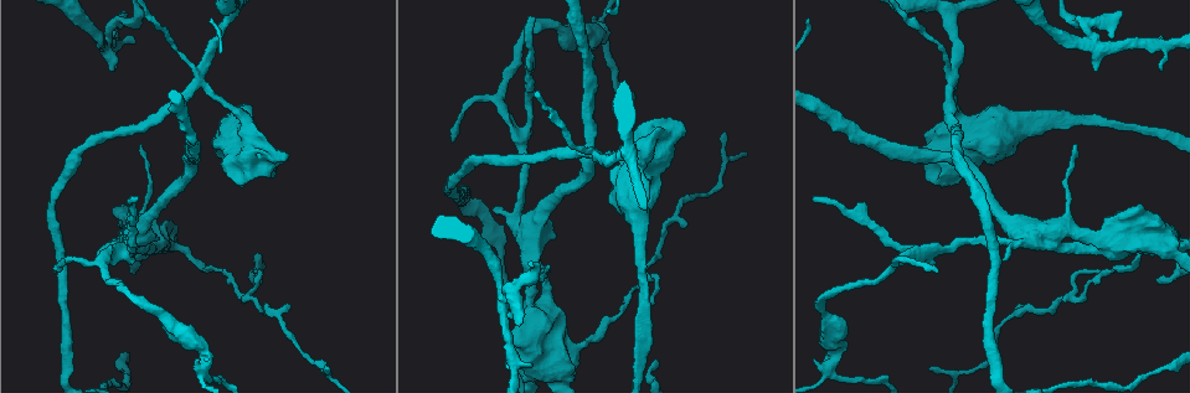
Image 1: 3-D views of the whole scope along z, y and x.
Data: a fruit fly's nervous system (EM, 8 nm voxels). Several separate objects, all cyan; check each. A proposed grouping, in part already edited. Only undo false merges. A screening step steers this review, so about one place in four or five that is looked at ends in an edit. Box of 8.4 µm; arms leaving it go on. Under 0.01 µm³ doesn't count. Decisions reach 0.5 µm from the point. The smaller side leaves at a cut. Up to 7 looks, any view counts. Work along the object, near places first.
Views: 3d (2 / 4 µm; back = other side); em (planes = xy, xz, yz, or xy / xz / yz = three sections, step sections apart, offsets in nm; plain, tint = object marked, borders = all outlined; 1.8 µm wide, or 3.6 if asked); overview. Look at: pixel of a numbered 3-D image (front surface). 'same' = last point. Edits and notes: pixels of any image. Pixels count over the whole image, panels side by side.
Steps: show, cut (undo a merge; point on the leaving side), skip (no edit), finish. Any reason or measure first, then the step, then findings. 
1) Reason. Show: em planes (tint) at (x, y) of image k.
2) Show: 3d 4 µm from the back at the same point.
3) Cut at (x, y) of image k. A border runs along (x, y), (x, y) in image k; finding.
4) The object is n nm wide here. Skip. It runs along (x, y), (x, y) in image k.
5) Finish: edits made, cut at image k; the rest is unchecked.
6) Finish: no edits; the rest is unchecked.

Three arms meet. Show: em planes (plain) at (125, 251) of image 1.

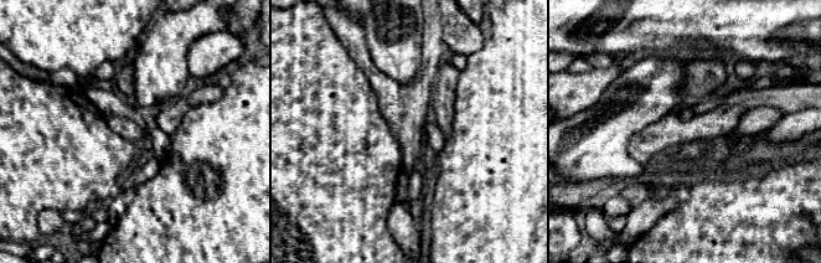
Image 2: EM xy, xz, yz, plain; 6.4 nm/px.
Where the object lies. Show: em planes (tint) at the same point.

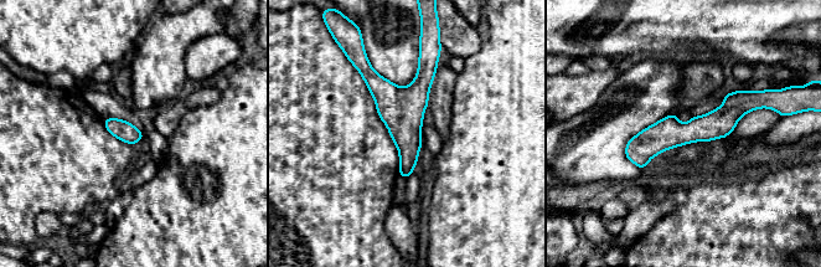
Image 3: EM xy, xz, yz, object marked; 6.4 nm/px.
Skip. It runs along (748, 96), (716, 124), (628, 153) in image 3; continuous, no second neuron.

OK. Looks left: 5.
Abrupt turn. Show: em planes (tint) at (830, 373) of image 1.

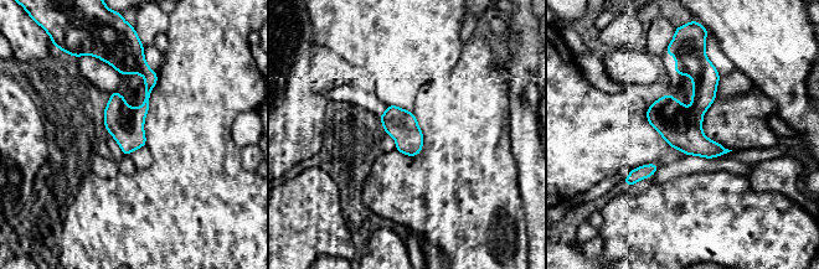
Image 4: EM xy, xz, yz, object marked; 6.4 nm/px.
Skip. All the same neuron.

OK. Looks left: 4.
Thick turns thin. Show: em 3.6 µm yz step 8 (tint) at (266, 160) of image 1.

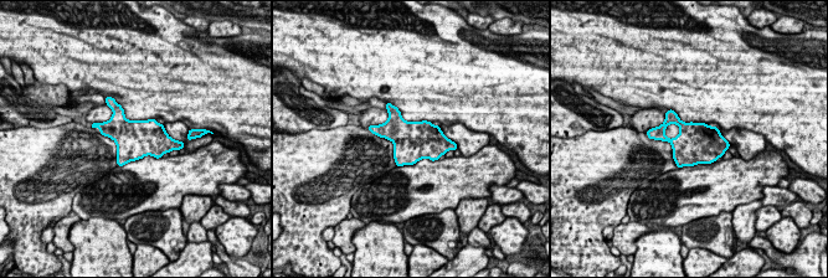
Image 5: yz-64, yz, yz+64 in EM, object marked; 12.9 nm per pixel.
Show: em 3.6 µm planes (tint) at the same point.

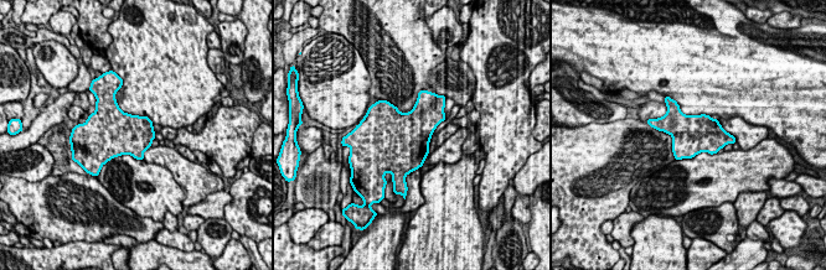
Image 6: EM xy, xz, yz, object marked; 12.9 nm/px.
Skip. One neuron here.

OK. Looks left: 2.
Finish: no edits; the rest is unchecked.

